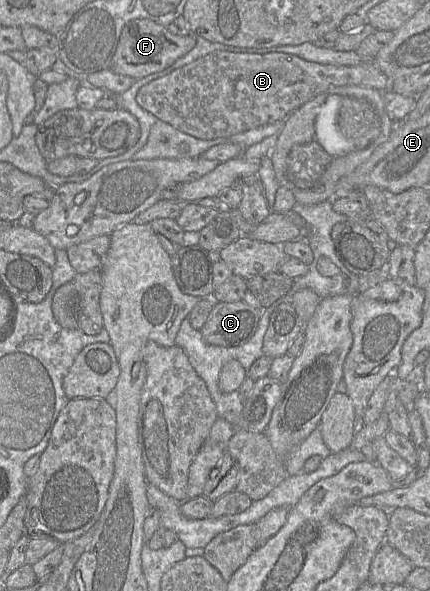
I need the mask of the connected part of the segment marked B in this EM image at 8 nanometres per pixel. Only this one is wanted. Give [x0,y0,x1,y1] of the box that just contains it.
[136,51,392,140]

